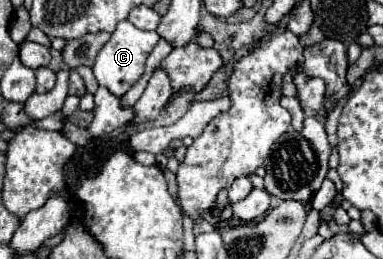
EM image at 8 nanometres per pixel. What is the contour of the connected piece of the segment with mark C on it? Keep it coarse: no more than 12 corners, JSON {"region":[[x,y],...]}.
{"region":[[117,24],[93,74],[123,96],[145,72],[159,34]]}

